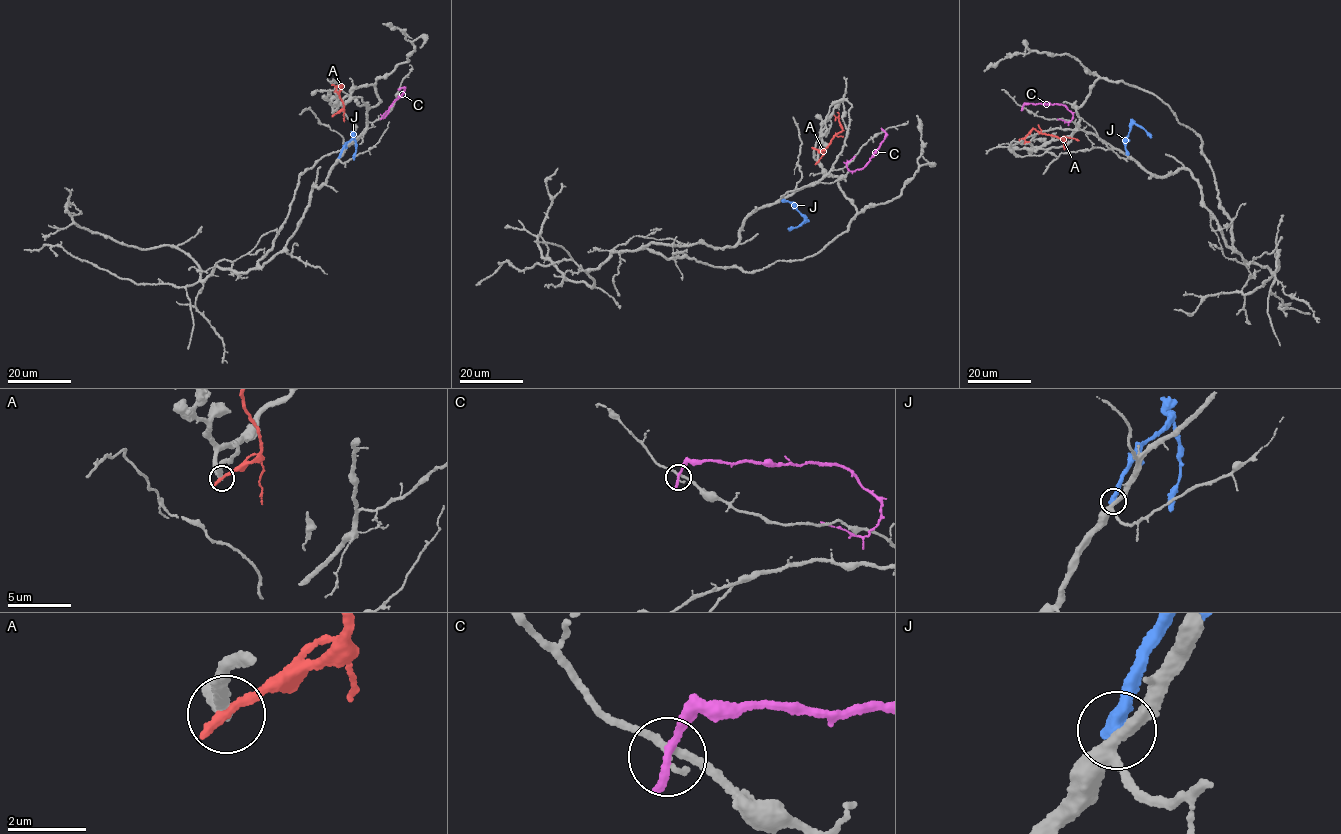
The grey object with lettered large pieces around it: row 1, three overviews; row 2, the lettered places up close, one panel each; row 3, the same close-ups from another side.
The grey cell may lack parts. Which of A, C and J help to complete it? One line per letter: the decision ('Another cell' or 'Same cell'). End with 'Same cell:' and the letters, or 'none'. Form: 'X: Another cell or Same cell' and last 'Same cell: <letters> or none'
A: Another cell
C: Another cell
J: Another cell
Same cell: none

